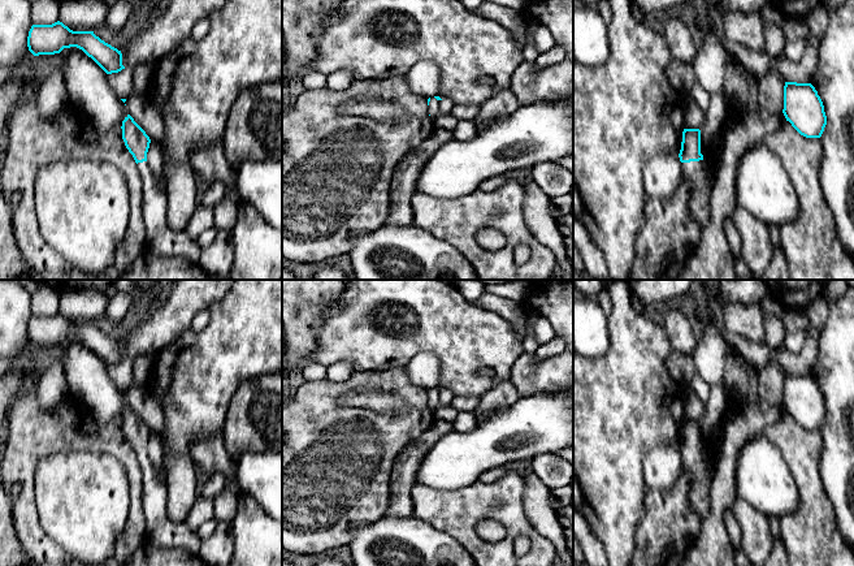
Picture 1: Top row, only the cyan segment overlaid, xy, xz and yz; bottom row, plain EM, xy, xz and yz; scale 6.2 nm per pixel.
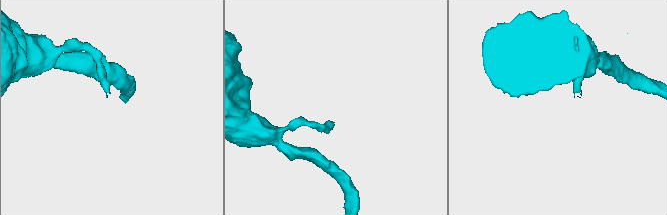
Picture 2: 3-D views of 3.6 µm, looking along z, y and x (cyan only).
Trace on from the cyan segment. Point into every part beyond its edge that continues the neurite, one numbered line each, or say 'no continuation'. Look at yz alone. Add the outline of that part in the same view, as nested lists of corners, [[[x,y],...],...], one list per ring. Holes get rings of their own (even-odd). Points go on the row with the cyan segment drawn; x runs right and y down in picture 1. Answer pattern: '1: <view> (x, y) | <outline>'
1: yz (696, 173) | [[[706,160],[682,163],[682,176],[690,183],[689,212],[703,230],[711,215],[711,180],[714,174],[707,169]]]

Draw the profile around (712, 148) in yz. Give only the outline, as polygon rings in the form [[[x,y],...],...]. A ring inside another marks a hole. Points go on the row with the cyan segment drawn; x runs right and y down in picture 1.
[[[724,125],[719,129],[714,139],[706,146],[703,159],[706,160],[707,169],[714,174],[715,159],[724,144]]]

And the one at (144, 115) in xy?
[[[130,95],[126,98],[125,104],[129,115],[146,131],[151,141],[164,141],[164,121],[156,108],[144,96]]]

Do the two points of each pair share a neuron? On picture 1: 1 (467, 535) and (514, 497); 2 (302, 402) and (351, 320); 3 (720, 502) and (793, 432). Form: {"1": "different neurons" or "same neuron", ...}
{"1": "same neuron", "2": "different neurons", "3": "different neurons"}

